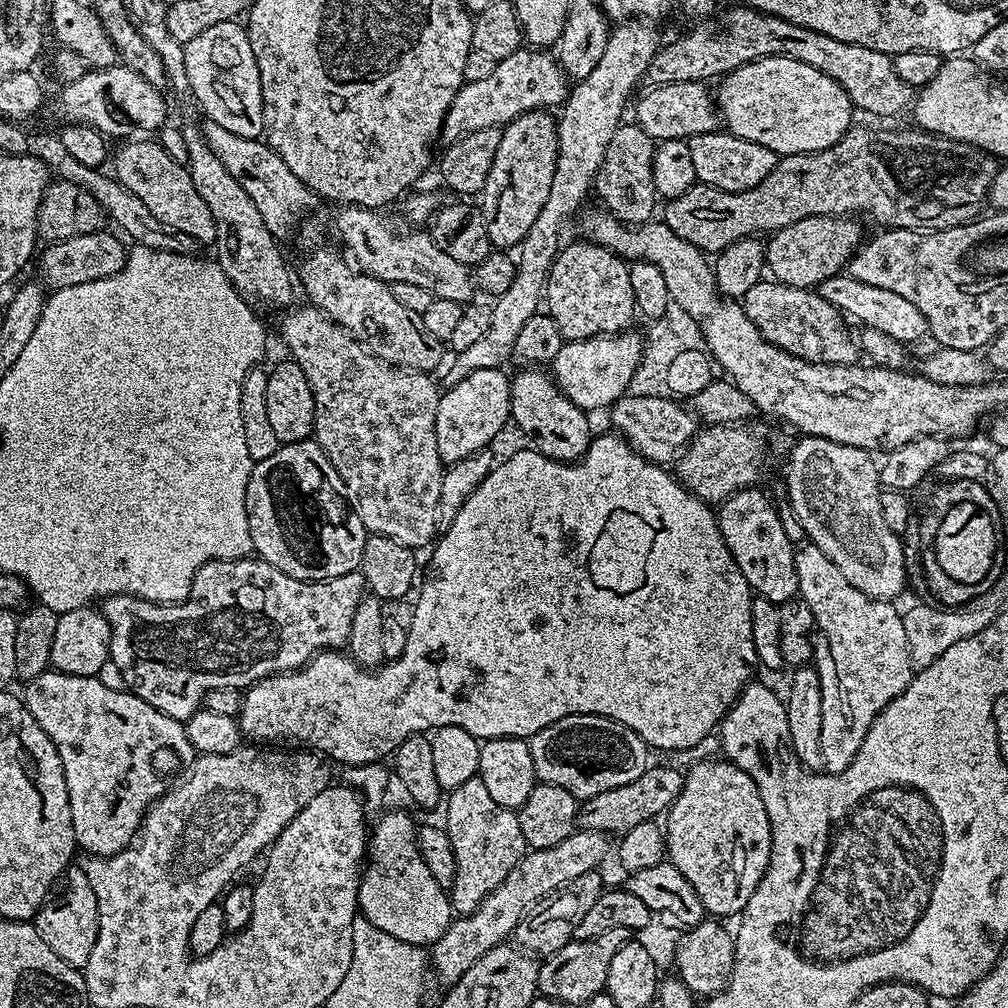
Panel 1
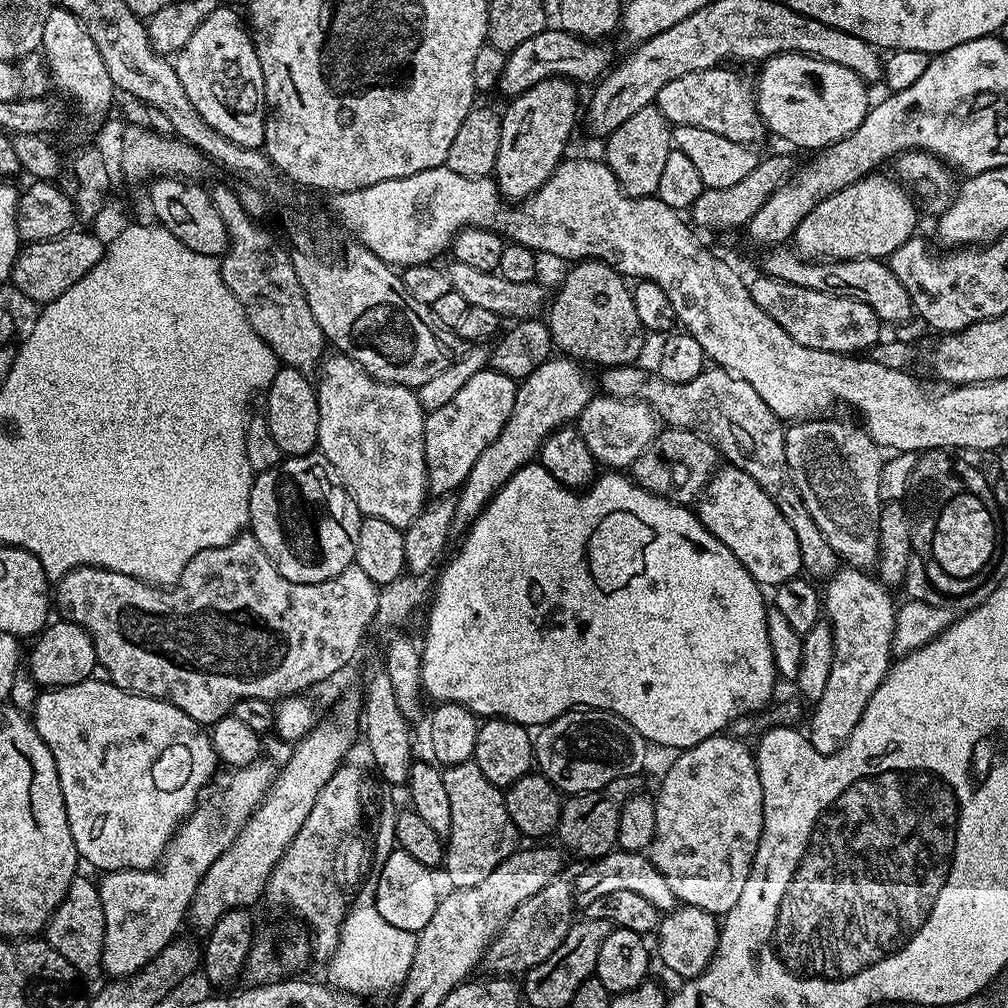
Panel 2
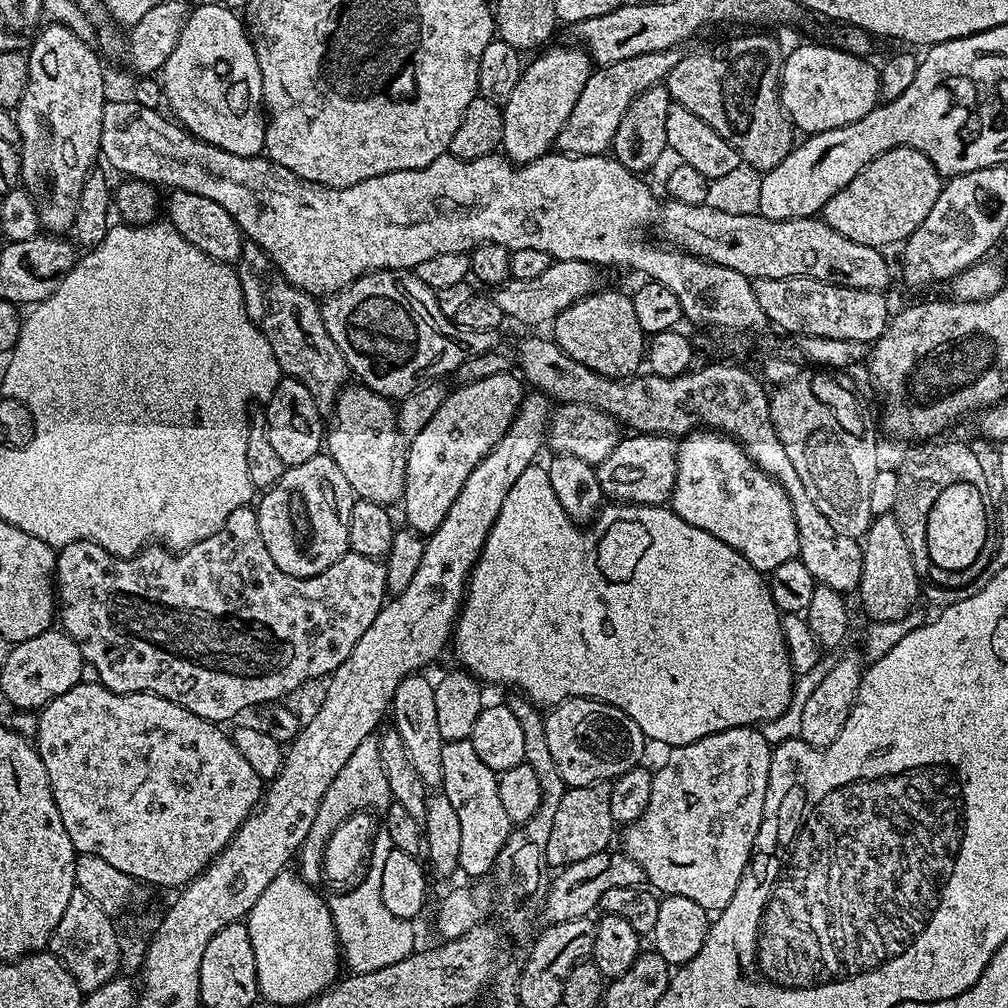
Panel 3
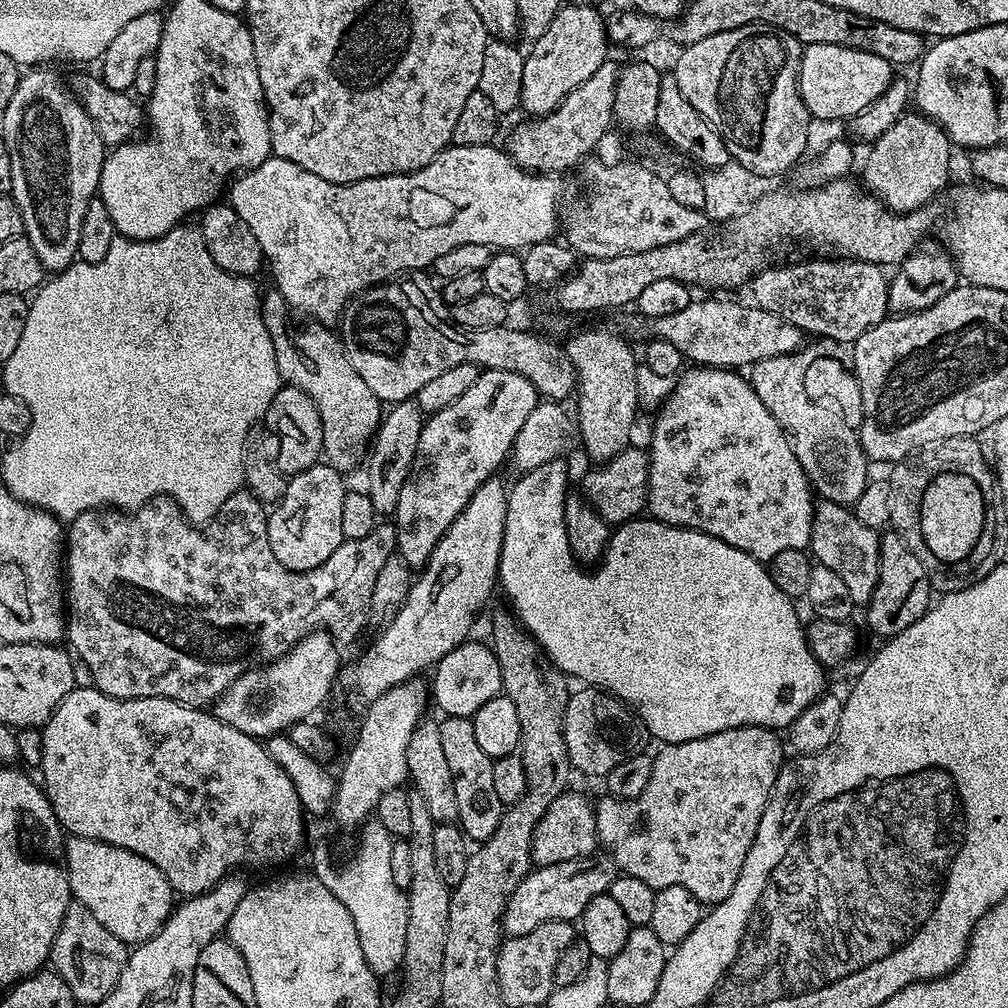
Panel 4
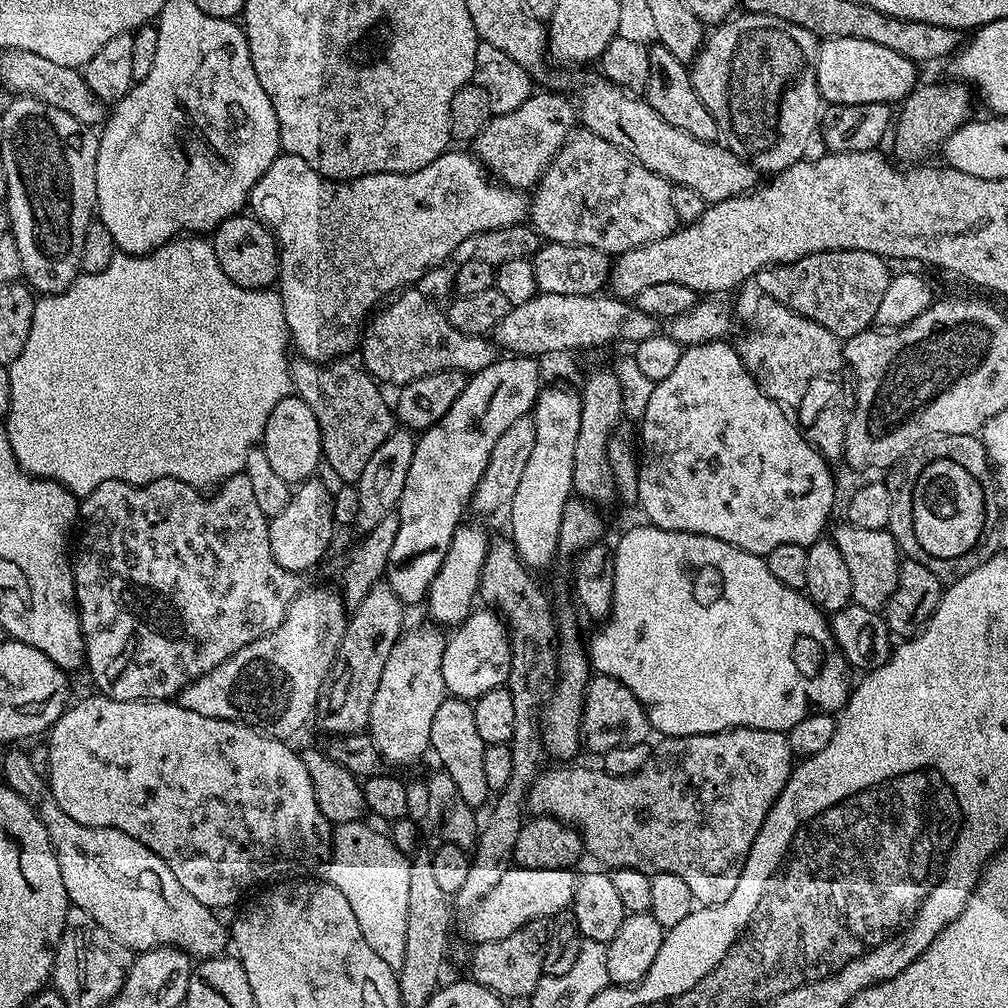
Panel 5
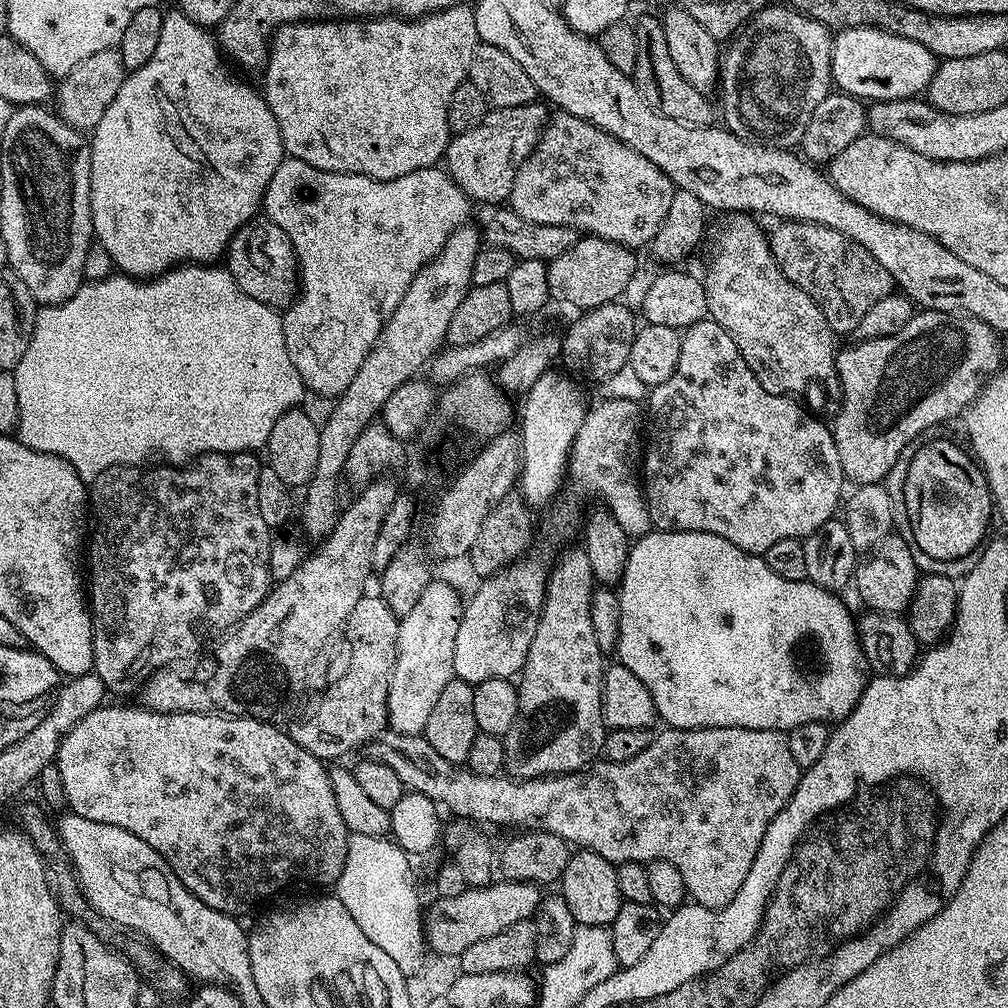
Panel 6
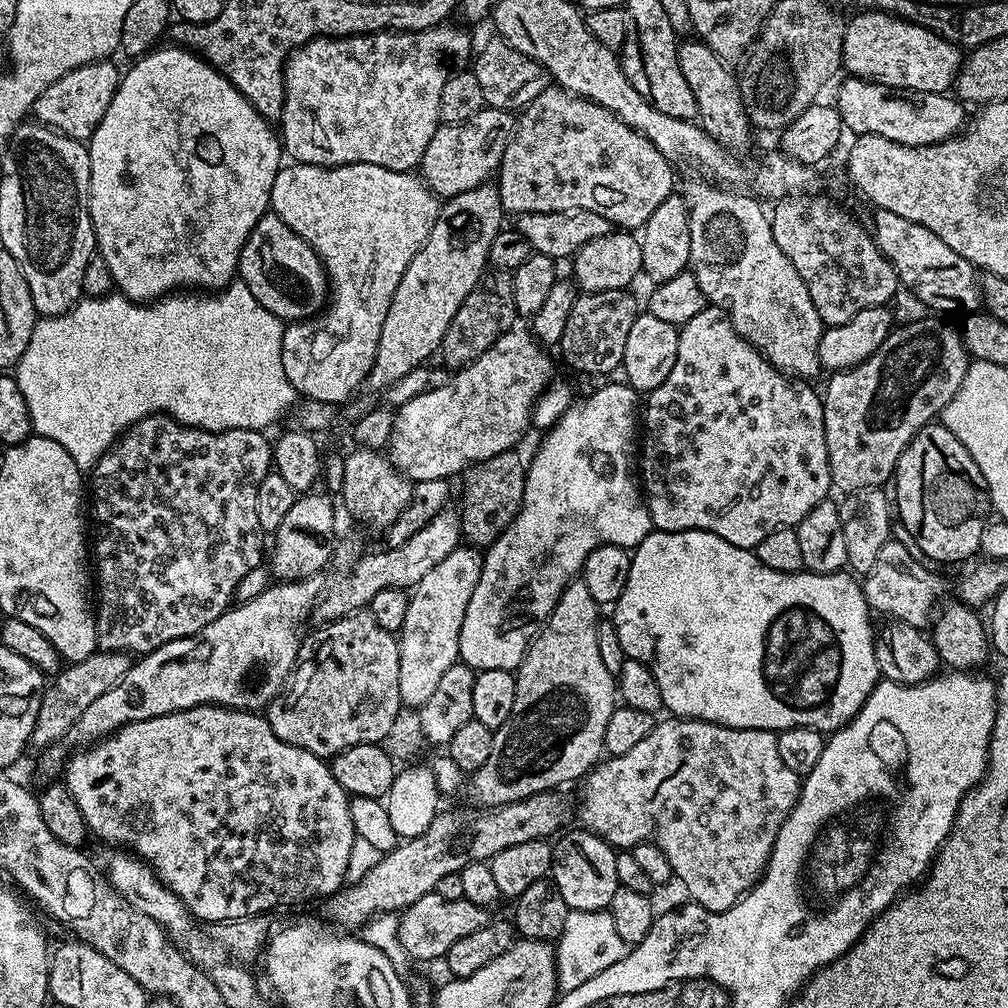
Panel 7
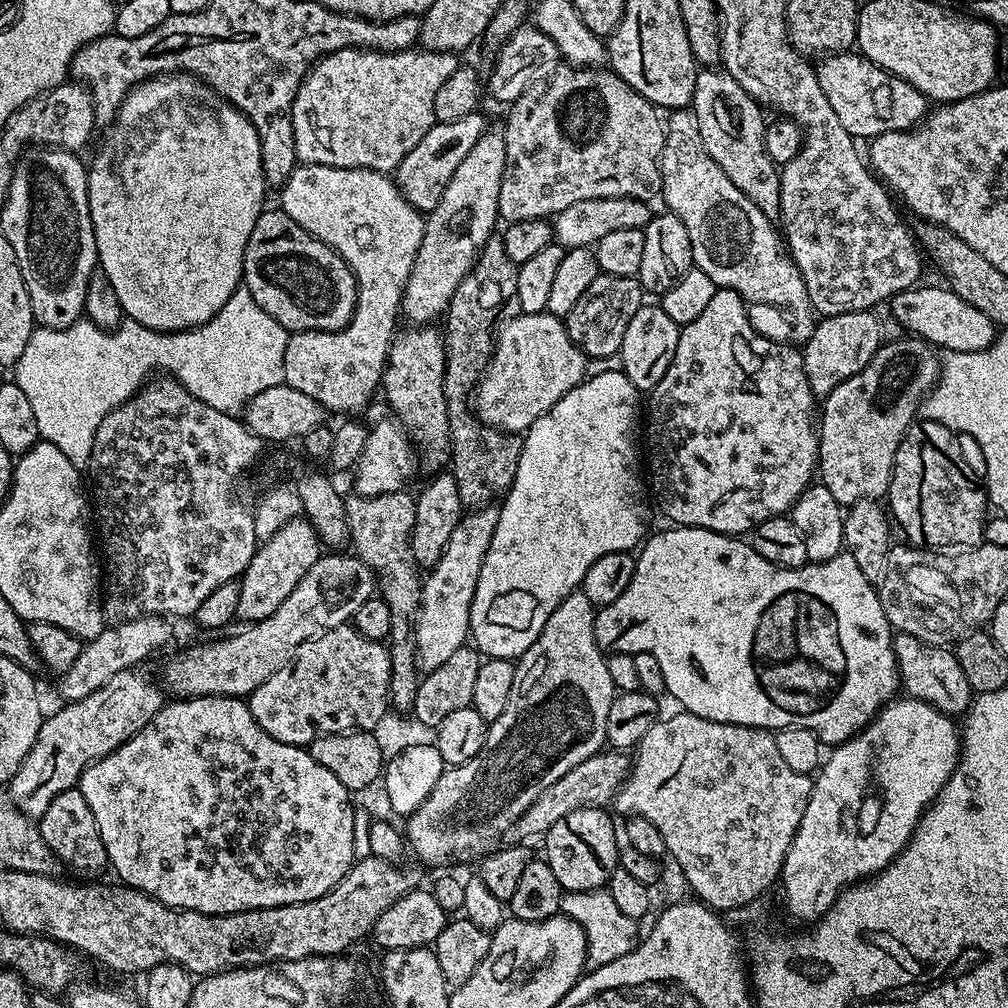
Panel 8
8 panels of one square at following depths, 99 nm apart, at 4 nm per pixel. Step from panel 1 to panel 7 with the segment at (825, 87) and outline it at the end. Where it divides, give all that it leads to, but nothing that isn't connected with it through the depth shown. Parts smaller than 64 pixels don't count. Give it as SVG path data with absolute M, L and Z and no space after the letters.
M860 10L855 13L853 20L847 21L844 29L844 59L845 69L851 75L859 76L862 80L873 80L876 84L884 84L890 90L904 90L909 88L913 94L921 92L947 93L956 83L956 76L960 73L962 52L957 45L951 44L937 32L926 30L922 26L903 20L900 16L892 16L889 12L875 10Z

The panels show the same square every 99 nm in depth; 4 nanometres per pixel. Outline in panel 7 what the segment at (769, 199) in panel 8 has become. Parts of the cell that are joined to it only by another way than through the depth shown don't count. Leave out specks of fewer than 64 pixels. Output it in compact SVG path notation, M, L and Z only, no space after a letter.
M691 38L679 45L678 66L686 78L686 86L694 90L694 102L696 103L696 115L698 123L706 134L710 134L724 148L744 150L748 139L754 133L750 123L748 112L744 108L744 99L740 93L740 86L734 72L729 65L710 46L699 38Z

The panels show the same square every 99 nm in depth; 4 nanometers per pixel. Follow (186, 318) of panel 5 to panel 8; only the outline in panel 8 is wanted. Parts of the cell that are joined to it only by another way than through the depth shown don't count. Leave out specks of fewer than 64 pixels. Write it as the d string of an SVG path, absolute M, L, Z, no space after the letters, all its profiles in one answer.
M241 286L234 290L230 302L226 302L226 306L222 306L222 310L218 310L218 314L214 314L214 318L210 318L207 324L201 324L198 328L188 328L185 332L159 332L158 330L150 330L146 326L142 326L130 319L125 319L123 324L119 324L118 327L111 330L100 328L87 318L77 320L75 324L71 324L68 328L37 327L32 333L30 342L26 342L26 348L14 366L14 372L16 372L14 382L21 390L25 391L26 398L29 399L30 406L33 407L34 418L37 419L41 439L54 446L58 446L62 454L65 454L66 458L70 459L76 468L83 469L87 467L88 460L92 456L94 434L97 433L97 428L101 425L102 418L110 410L114 410L119 405L124 404L125 401L132 399L149 379L149 376L152 374L150 373L151 370L158 368L166 371L163 373L170 375L173 379L179 381L180 384L186 386L188 392L194 394L200 401L204 401L207 405L213 406L215 409L222 410L223 412L236 414L243 409L250 396L283 383L285 376L285 354L289 335L288 329L281 326L278 322L274 322L274 318L270 318L270 314L266 314L266 310L262 310L262 306L258 306L258 302L254 302L254 294L250 294L248 288Z

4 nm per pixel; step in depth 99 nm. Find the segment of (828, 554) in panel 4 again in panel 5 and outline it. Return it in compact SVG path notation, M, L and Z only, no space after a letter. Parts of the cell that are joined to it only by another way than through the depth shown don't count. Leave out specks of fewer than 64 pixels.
M841 522L836 529L834 528L830 532L831 539L836 541L838 550L842 550L846 570L850 570L852 603L873 610L883 609L898 586L902 559L900 545L896 544L895 538L887 528L862 530L862 526L854 526L847 522Z

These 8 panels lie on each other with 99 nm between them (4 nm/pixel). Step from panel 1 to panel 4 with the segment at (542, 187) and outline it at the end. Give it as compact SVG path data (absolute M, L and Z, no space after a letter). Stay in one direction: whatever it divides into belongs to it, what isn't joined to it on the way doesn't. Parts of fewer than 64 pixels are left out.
M565 3L558 10L554 22L550 22L550 27L546 29L546 34L542 34L538 39L531 41L524 57L522 66L522 94L520 95L520 108L528 111L529 117L535 118L550 114L561 104L570 94L570 90L578 90L582 82L586 82L609 59L608 48L610 41L605 17L600 17L600 12L596 8L591 8L588 4L568 4Z

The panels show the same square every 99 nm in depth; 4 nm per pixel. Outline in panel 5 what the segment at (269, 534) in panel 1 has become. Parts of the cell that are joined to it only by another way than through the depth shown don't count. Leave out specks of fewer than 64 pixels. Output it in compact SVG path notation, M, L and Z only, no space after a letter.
M320 478L305 480L293 491L290 502L286 506L286 510L282 510L282 514L271 517L268 522L268 533L270 534L270 550L274 554L274 558L278 562L278 566L282 566L287 572L295 572L304 574L307 568L312 568L324 555L328 552L328 547L332 544L332 531L338 528L334 516L333 493L328 490L327 486L320 481Z

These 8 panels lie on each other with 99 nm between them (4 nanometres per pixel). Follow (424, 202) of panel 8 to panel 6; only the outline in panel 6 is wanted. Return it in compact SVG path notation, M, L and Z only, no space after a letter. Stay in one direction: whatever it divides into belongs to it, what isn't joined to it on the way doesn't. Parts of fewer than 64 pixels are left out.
M533 102L489 110L471 127L457 131L449 139L446 160L456 167L454 179L473 201L481 200L484 206L507 201L522 162L536 149L550 119L550 113L543 106Z

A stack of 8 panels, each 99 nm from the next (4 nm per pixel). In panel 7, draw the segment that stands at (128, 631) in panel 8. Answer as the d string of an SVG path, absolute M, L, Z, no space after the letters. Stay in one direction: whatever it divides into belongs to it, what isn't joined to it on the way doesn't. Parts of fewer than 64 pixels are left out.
M97 650L90 658L61 669L53 677L54 682L51 681L41 695L38 717L35 719L34 730L31 732L31 745L34 748L36 746L38 750L43 750L67 737L69 729L82 716L87 706L122 680L131 665L132 662L127 653Z

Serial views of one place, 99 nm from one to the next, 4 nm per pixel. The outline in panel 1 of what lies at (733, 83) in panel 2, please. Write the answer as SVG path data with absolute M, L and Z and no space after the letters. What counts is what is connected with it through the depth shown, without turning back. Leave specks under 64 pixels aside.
M699 80L657 84L649 87L648 93L637 99L635 123L640 125L654 142L662 140L687 140L689 136L717 131L718 109L709 85Z

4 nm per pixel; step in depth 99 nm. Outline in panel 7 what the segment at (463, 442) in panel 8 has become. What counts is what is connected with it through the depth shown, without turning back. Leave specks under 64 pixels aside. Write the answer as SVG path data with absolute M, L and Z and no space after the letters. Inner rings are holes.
M499 270L489 271L480 277L480 282L458 307L453 321L445 332L440 344L439 355L452 370L462 369L474 362L495 342L496 339L517 323L514 306L514 290L512 289L512 273ZM511 450L480 463L473 463L463 473L464 504L460 513L460 527L469 545L487 549L510 526L522 507L526 486L526 464L520 461L519 451Z

